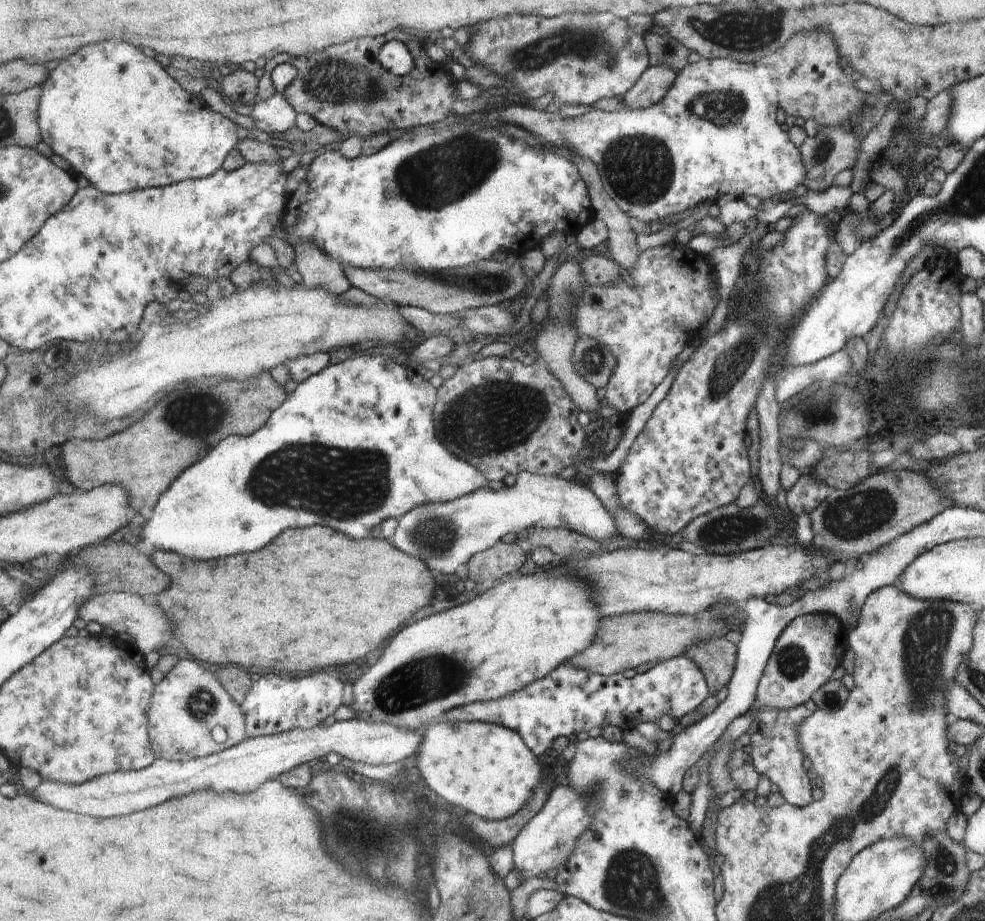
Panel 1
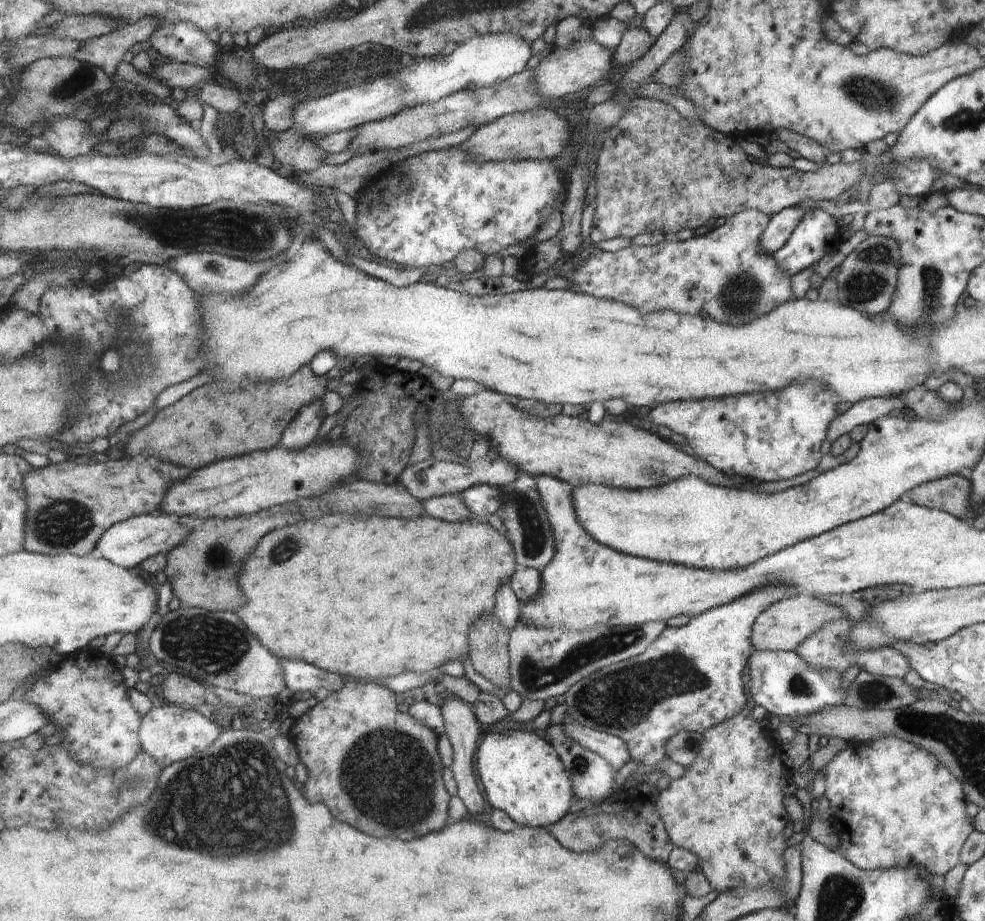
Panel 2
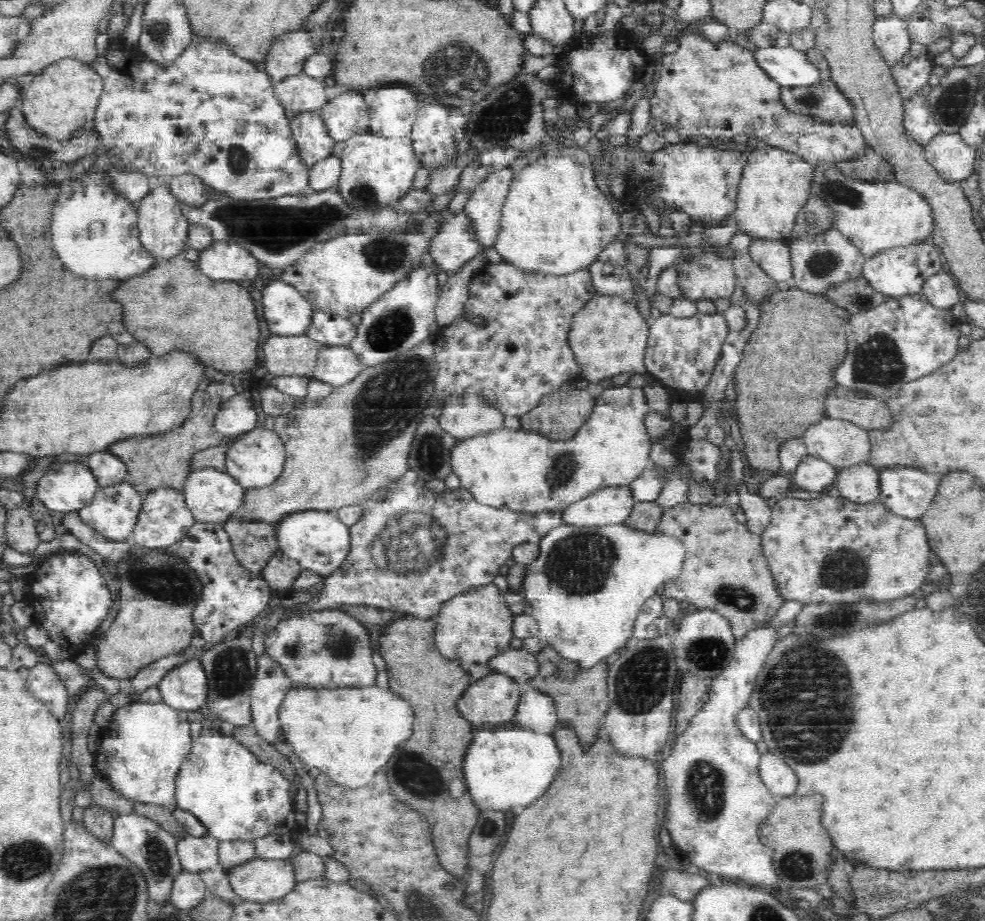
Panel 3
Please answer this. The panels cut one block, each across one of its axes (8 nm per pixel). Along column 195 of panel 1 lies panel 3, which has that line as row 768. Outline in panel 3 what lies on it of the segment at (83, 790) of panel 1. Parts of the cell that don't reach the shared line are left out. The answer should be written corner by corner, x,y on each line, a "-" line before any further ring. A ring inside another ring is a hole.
762,754
759,771
764,784
774,798
789,797
795,794
799,780
792,767
774,754

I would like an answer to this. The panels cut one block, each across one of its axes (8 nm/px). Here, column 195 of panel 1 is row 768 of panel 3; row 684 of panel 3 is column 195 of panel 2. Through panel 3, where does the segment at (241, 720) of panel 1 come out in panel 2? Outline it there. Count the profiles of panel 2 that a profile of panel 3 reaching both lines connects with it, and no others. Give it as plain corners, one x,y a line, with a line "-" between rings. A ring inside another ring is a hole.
168,703
153,707
143,720
142,740
144,751
150,753
165,769
177,762
188,760
212,746
222,734
214,720
194,709

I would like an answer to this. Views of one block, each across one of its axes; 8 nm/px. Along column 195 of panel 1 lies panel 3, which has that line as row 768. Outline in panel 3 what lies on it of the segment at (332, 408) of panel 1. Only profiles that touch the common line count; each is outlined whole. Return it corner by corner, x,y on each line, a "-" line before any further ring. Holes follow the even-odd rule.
515,723
480,729
464,762
465,782
480,810
526,806
530,800
538,798
560,766
556,739
553,733
538,734

